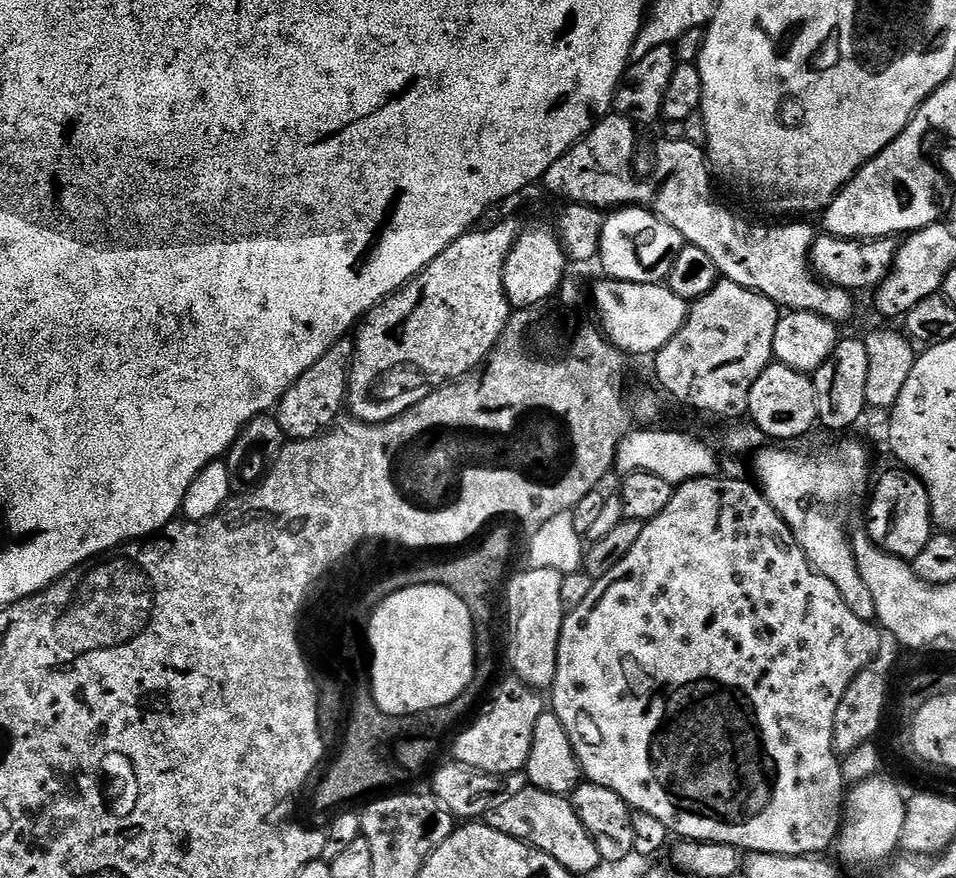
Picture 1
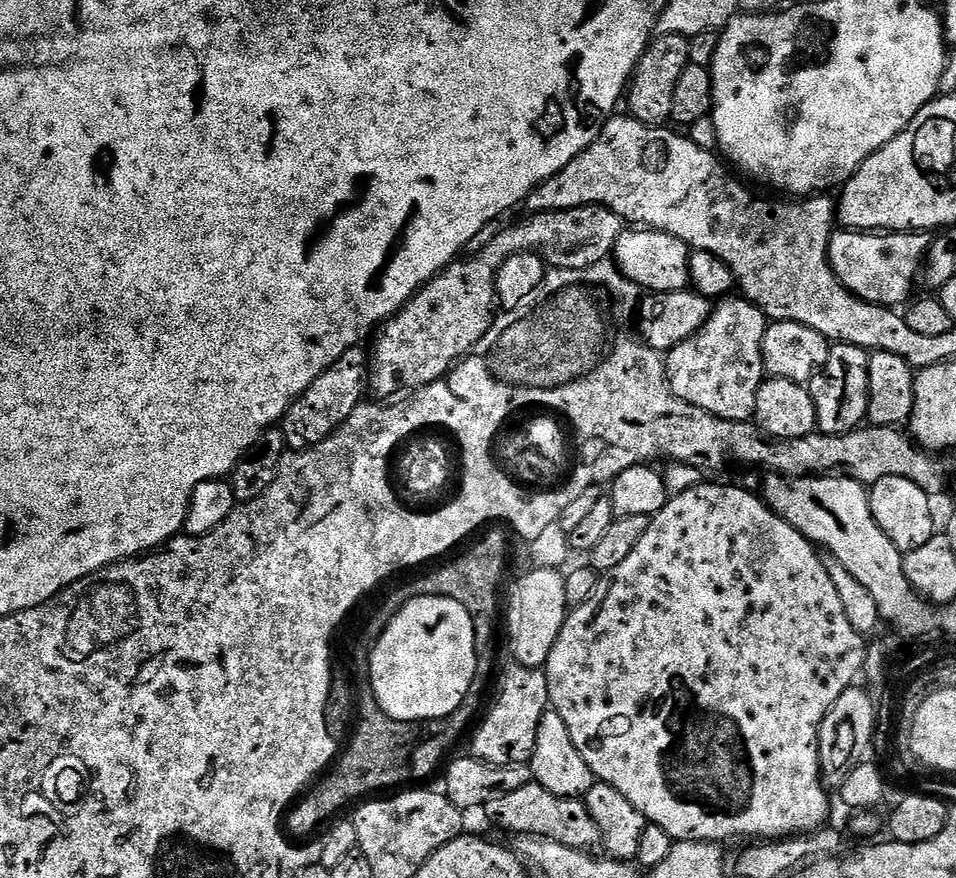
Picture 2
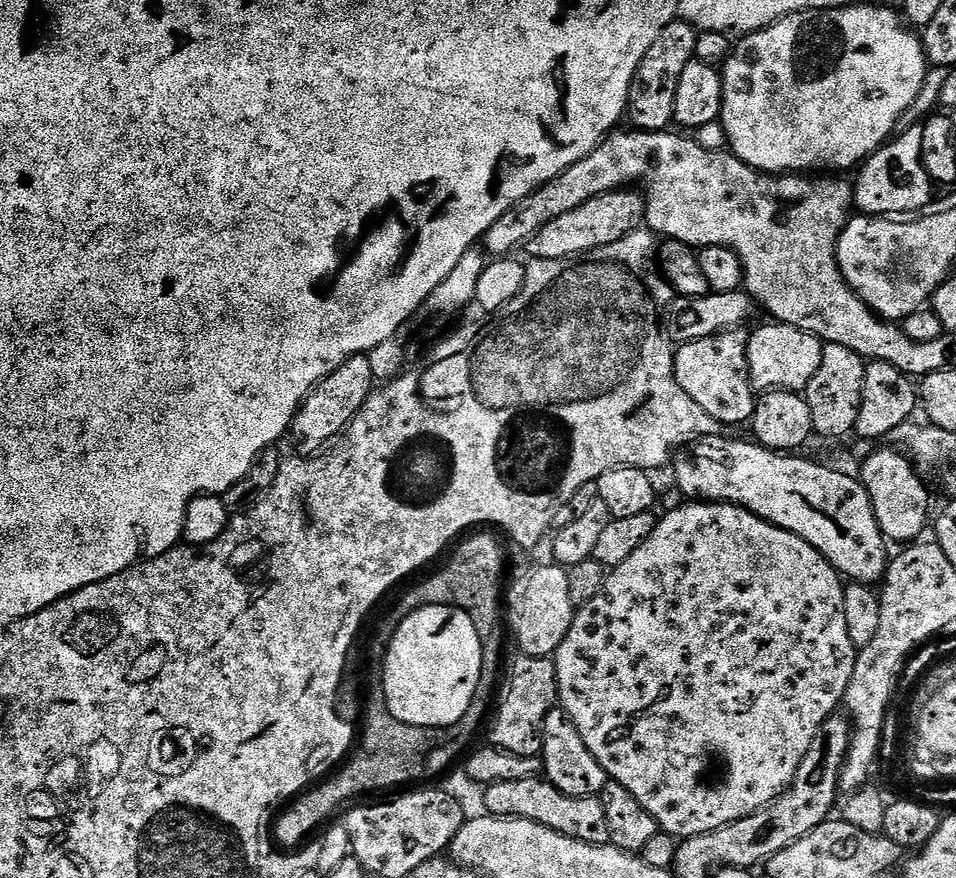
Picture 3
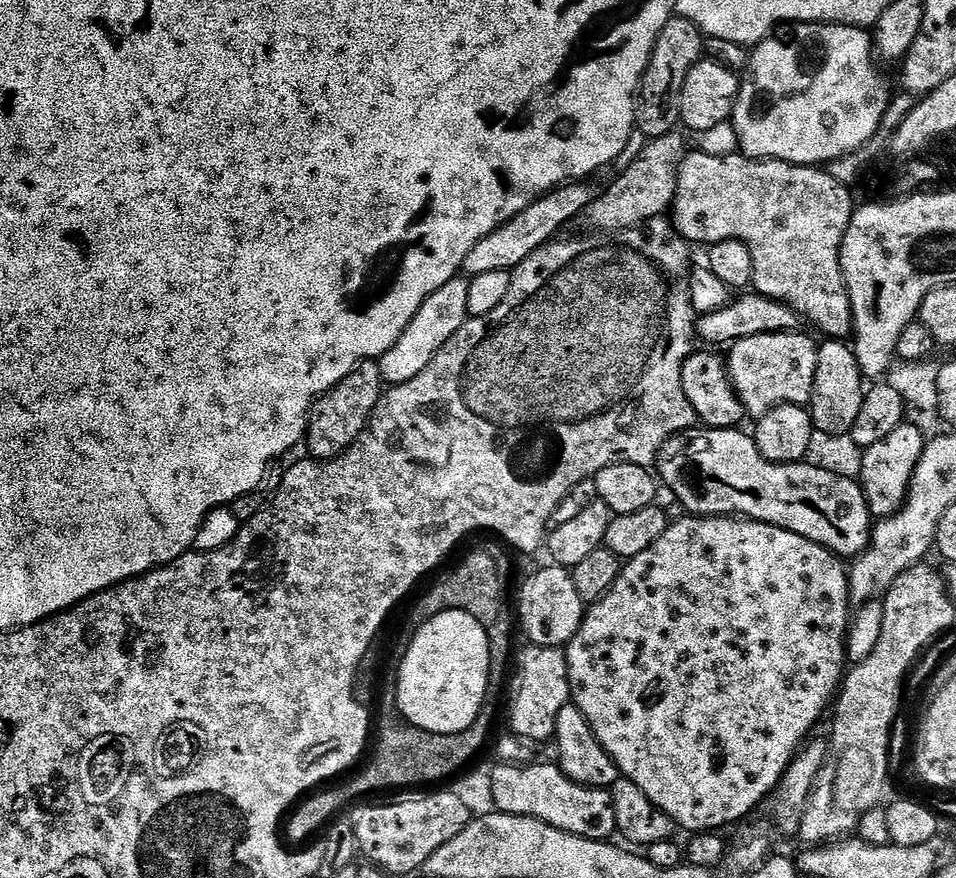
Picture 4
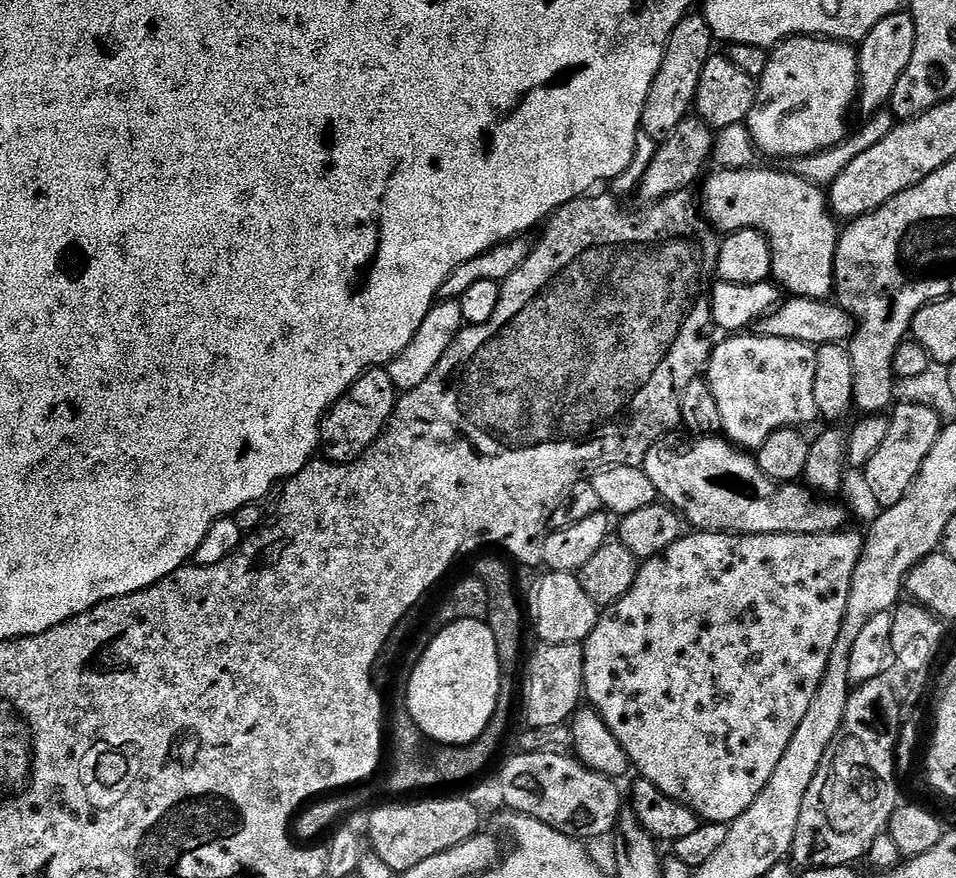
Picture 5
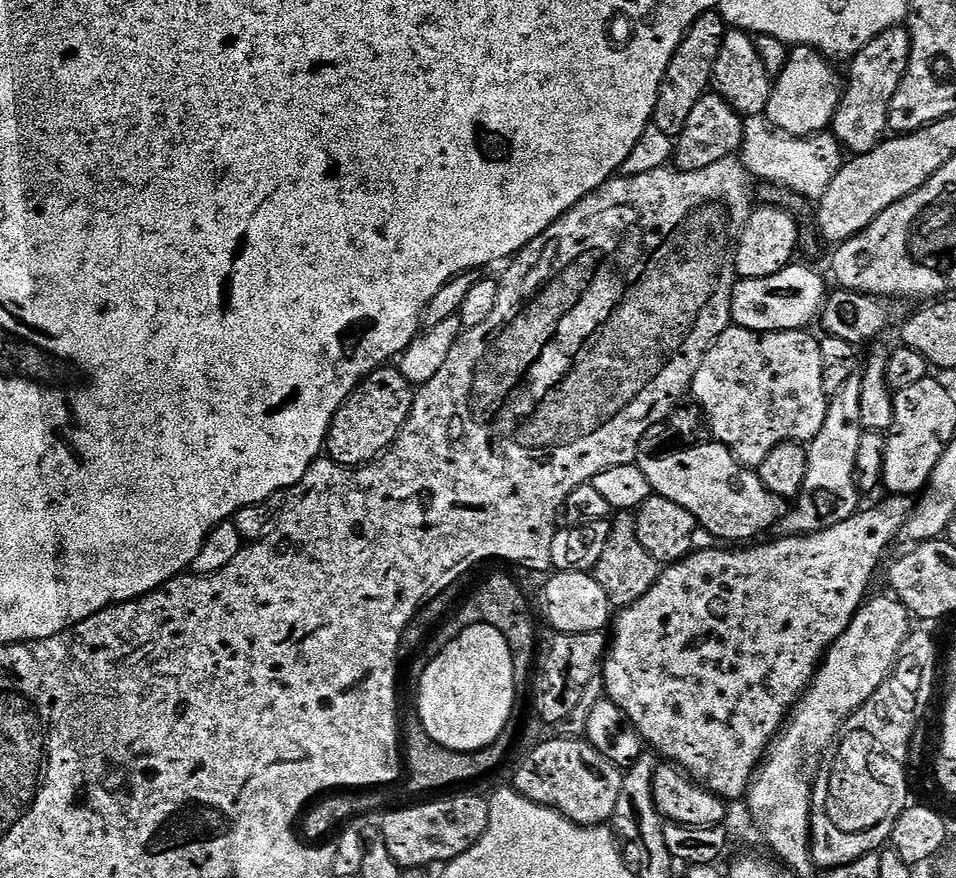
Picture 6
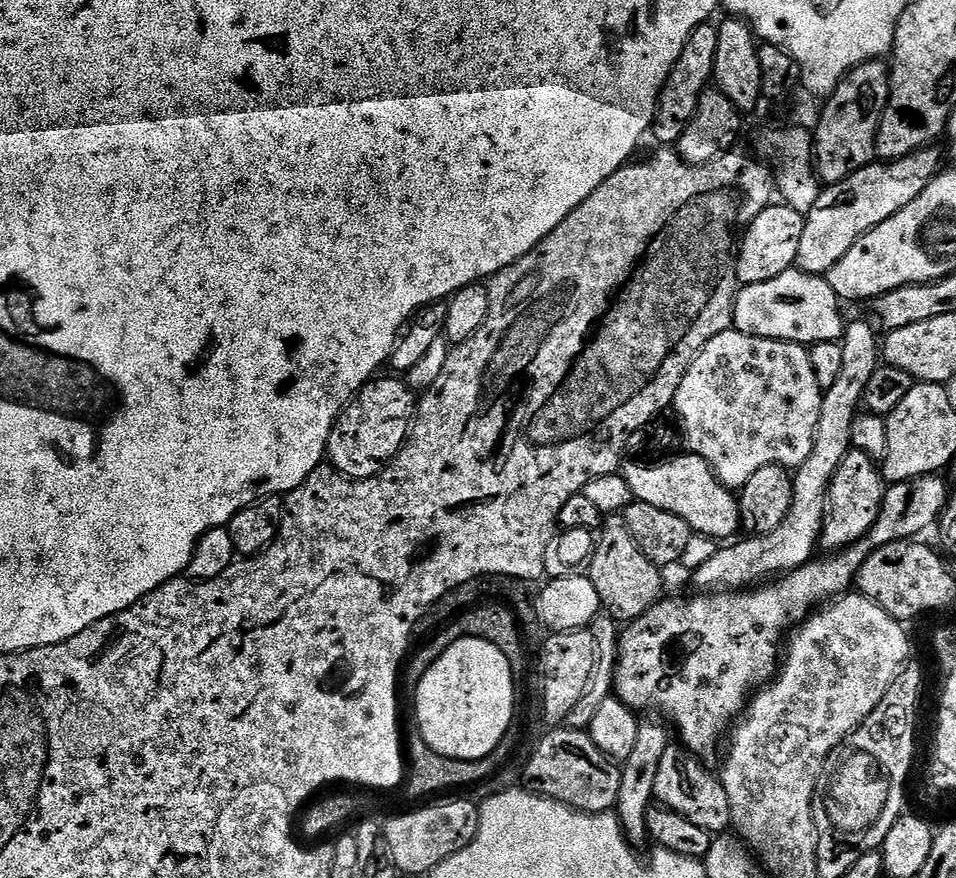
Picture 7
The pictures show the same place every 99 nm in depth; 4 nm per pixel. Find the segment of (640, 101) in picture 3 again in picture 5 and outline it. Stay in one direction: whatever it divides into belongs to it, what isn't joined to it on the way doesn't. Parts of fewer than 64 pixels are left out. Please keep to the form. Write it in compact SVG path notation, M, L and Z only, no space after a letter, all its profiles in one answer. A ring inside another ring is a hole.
M689 14L678 22L678 26L668 38L668 48L664 51L664 61L654 78L654 86L648 95L644 113L640 119L643 135L663 138L676 129L693 111L698 90L698 78L702 78L702 70L708 57L713 55L714 37L710 26L700 14Z

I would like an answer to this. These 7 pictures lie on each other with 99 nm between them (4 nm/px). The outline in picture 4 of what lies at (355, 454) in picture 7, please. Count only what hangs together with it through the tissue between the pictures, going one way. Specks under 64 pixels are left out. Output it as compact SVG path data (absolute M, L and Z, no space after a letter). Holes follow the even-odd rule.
M366 360L353 372L346 374L338 386L316 399L308 414L306 445L312 451L309 453L318 460L333 460L335 456L343 454L364 433L372 419L372 411L378 406L385 391L386 385L375 360Z

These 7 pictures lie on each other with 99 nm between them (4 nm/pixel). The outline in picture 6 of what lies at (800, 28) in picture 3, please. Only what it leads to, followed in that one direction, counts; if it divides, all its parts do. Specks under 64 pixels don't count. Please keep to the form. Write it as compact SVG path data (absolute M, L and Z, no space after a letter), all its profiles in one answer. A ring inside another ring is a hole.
M800 46L791 53L788 65L784 67L780 76L775 77L766 113L769 125L777 132L782 132L785 136L815 136L823 133L831 125L840 101L842 80L841 77L840 80L836 77L828 64L829 61L825 57L811 48Z

